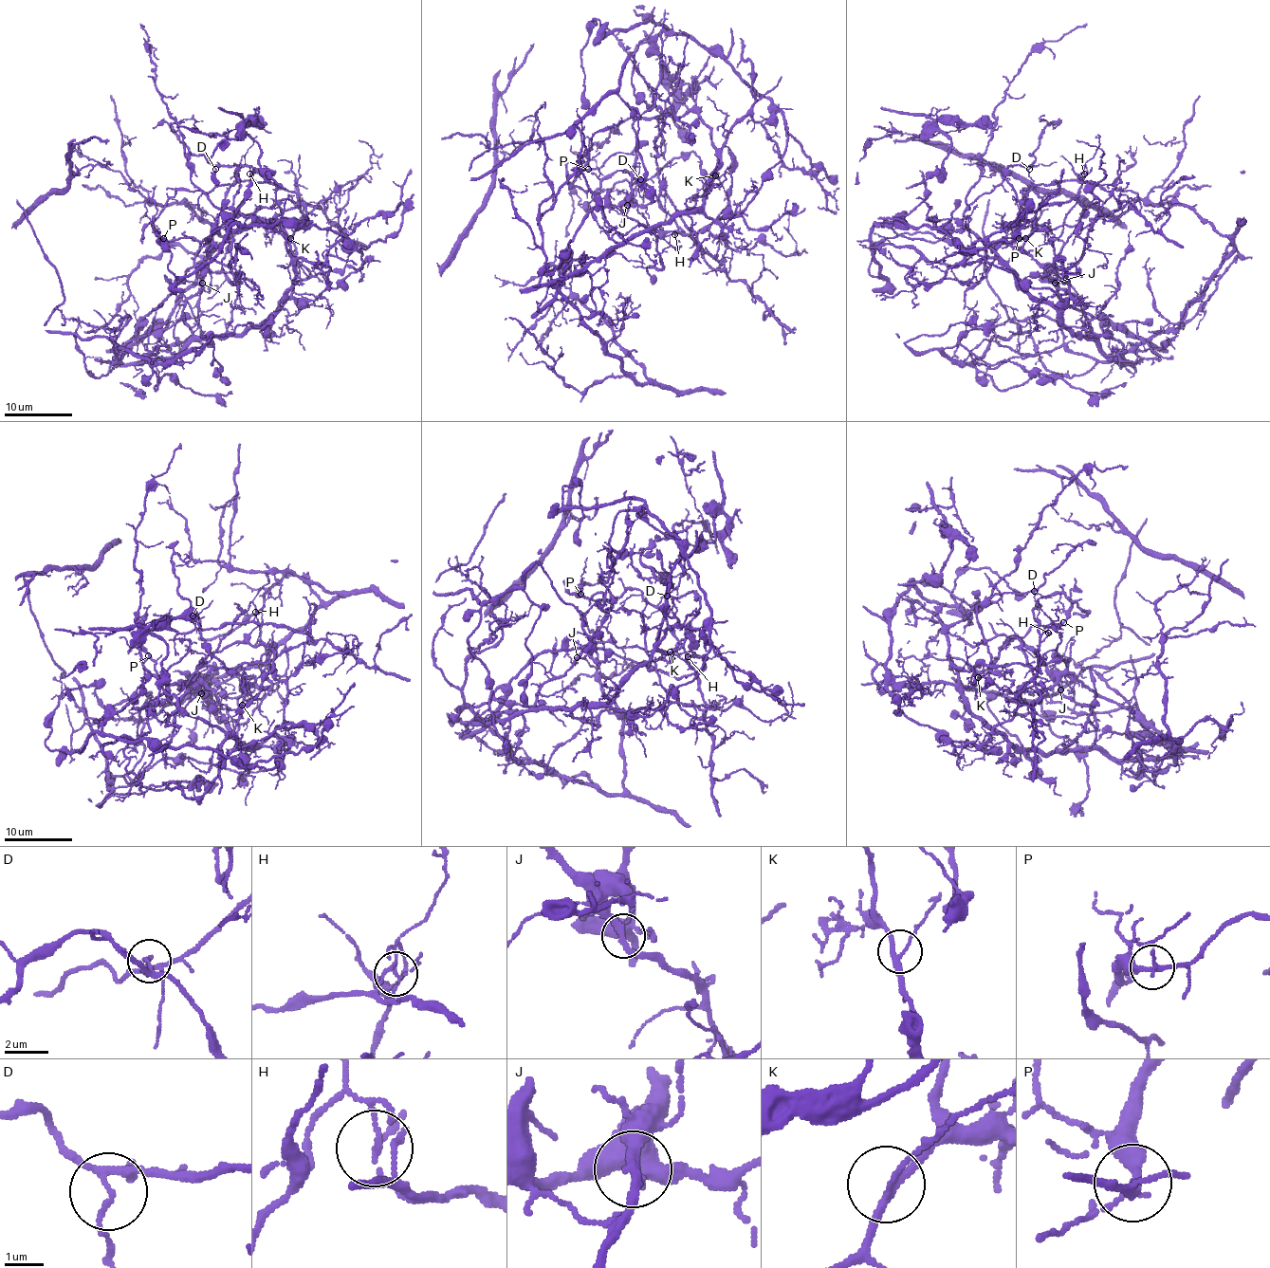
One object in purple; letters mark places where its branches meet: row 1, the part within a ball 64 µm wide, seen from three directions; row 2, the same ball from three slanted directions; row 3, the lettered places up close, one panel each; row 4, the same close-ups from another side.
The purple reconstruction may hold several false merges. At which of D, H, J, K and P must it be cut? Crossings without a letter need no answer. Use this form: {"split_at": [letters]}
{"split_at": ["D", "H", "J"]}

